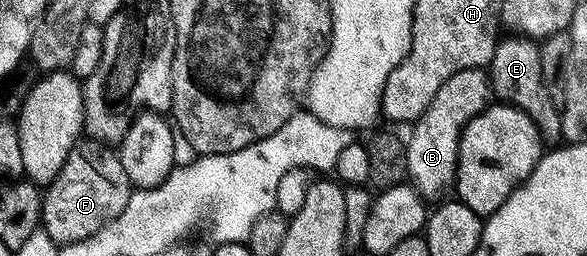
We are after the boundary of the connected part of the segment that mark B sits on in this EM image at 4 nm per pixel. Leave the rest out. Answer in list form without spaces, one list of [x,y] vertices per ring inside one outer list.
[[[468,68],[464,72],[456,72],[440,84],[440,92],[432,96],[432,104],[428,104],[426,111],[418,117],[418,121],[409,127],[410,136],[405,139],[407,150],[407,175],[415,190],[422,195],[423,199],[438,200],[442,194],[454,185],[456,168],[458,167],[458,149],[460,148],[460,136],[464,128],[475,118],[480,111],[485,110],[491,101],[492,91],[490,88],[490,75],[485,69],[477,70]]]

